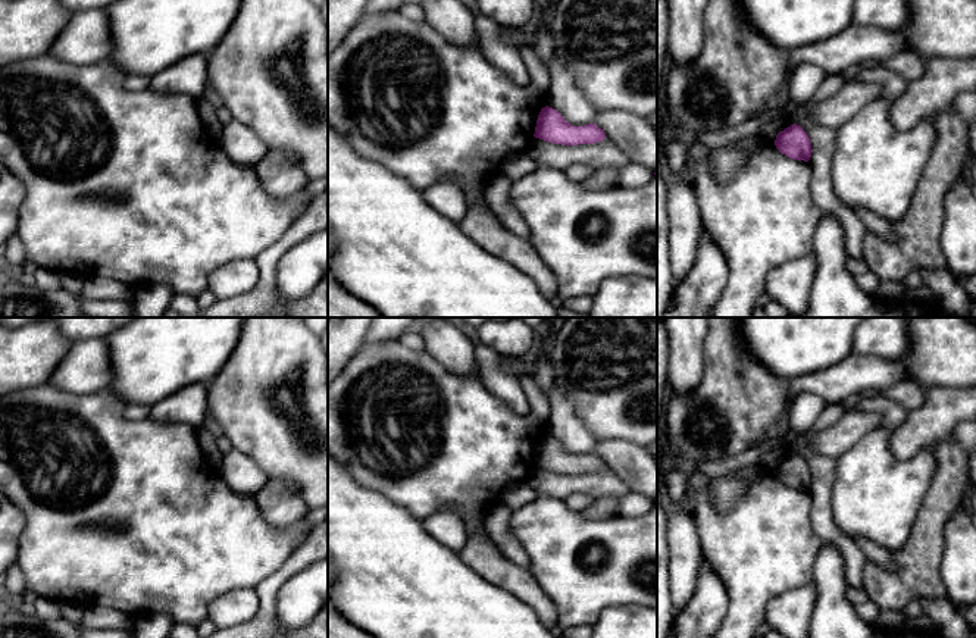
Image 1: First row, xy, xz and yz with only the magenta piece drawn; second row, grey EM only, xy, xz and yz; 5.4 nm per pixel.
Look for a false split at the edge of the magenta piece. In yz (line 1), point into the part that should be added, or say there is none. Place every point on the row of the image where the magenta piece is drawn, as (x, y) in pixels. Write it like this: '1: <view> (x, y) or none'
1: none

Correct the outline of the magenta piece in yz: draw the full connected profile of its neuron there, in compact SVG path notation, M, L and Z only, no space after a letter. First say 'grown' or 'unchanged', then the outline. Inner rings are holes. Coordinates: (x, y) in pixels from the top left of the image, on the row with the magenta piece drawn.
unchanged; M797 123L781 131L775 146L782 154L794 160L808 162L813 151L807 132Z

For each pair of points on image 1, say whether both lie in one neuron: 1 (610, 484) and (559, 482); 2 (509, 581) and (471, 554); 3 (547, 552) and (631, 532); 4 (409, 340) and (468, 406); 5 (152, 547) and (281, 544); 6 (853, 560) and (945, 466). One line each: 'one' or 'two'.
1: one
2: one
3: one
4: two
5: one
6: two

